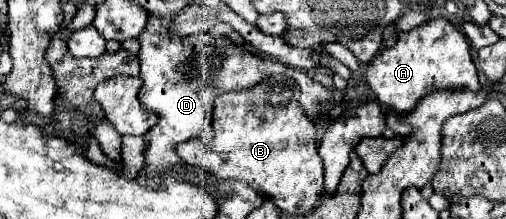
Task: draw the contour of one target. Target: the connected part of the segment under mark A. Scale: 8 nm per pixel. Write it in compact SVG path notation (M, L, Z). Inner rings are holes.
M444 18L430 20L410 32L400 32L398 42L368 64L366 80L378 96L378 102L400 114L414 110L424 94L428 96L434 90L480 90L478 72L470 56L470 44L466 36L462 36L458 28Z

